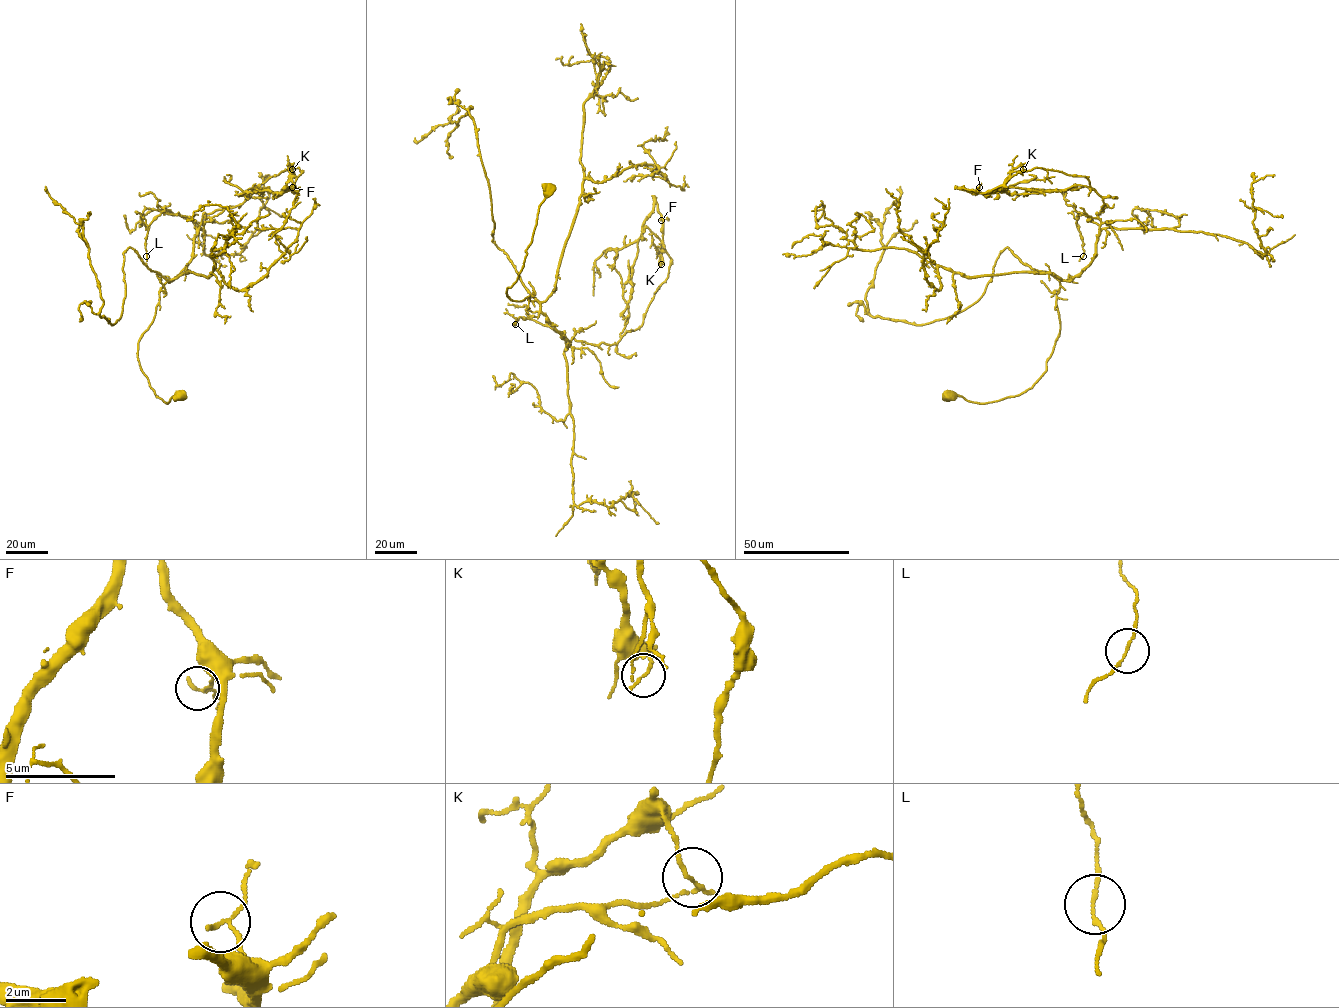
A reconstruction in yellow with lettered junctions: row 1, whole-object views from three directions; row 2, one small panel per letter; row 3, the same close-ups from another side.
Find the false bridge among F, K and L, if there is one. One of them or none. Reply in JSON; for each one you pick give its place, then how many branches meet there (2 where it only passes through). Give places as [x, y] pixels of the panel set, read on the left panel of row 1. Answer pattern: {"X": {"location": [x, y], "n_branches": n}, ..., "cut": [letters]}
{"K": {"location": [292, 169], "n_branches": 2}, "cut": ["K"]}

